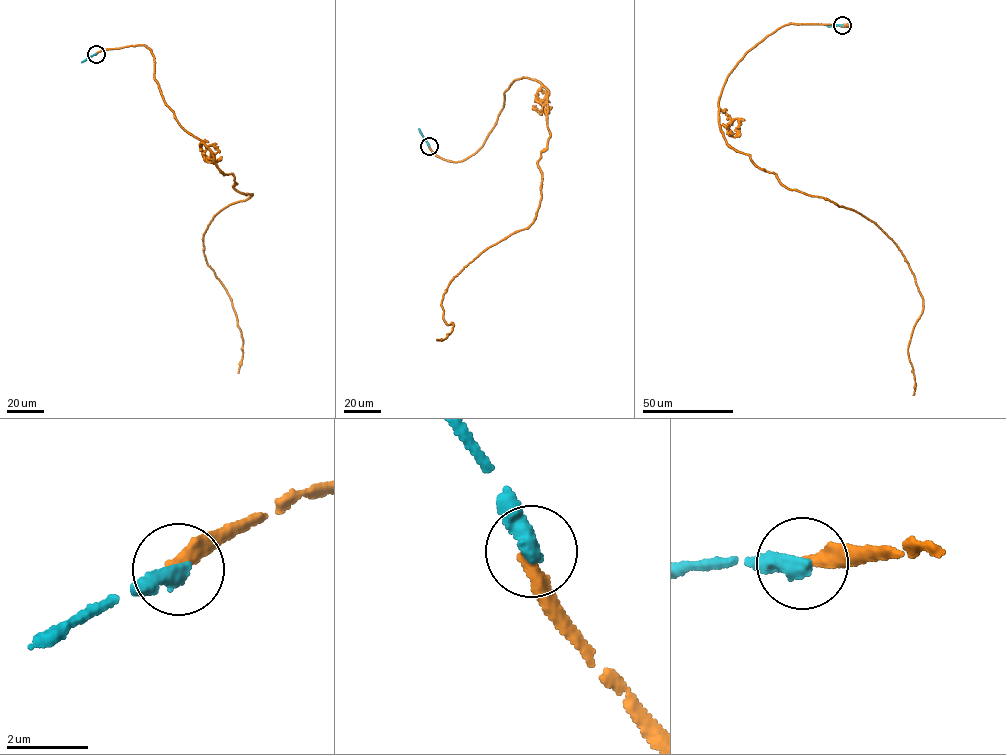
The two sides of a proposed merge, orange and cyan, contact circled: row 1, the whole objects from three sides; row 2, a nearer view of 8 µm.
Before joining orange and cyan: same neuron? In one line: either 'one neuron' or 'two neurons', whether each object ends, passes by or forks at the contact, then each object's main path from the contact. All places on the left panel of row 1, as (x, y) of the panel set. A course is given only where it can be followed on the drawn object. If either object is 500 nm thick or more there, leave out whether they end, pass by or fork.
two neurons | orange ends | cyan ends | orange via (95, 54), (150, 49), (174, 118), (233, 188), (253, 193), (203, 234), (243, 340), (238, 373) | cyan via (95, 54), (81, 62)

